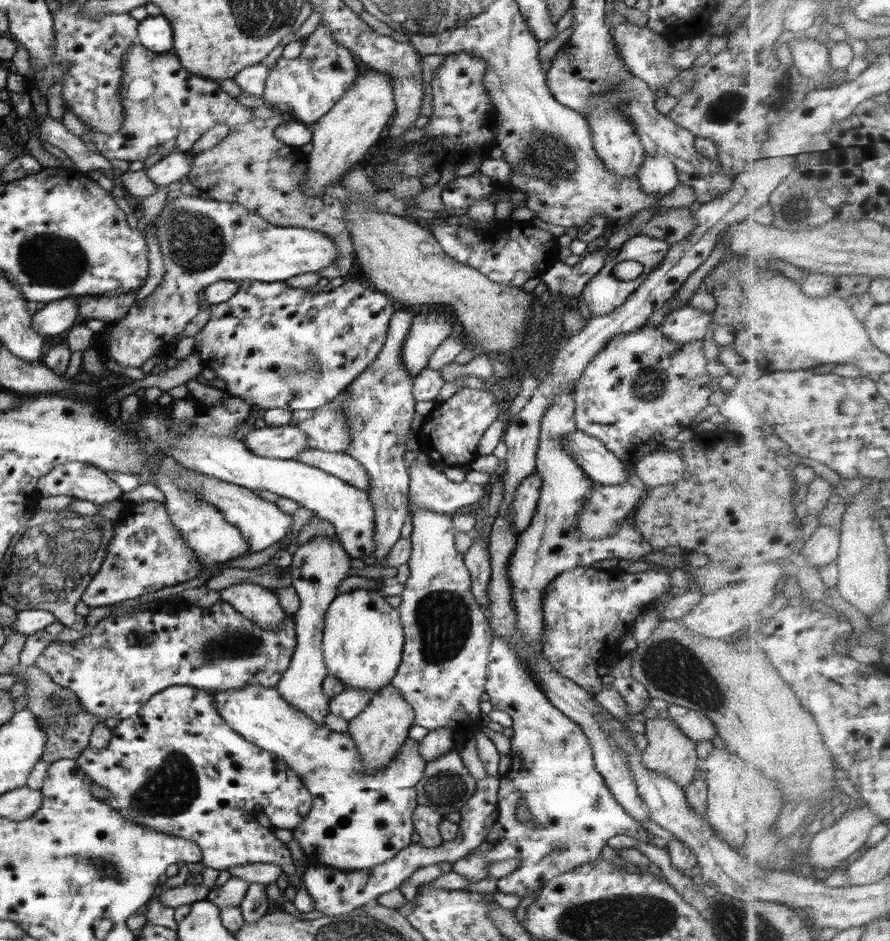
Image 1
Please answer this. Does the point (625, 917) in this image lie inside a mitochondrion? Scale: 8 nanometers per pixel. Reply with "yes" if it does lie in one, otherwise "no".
yes

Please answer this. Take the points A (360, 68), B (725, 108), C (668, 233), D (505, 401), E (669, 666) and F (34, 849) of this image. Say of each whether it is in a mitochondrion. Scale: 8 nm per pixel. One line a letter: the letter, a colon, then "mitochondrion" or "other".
A: other
B: mitochondrion
C: other
D: other
E: mitochondrion
F: other

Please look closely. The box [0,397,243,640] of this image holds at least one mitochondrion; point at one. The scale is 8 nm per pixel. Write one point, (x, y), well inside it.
(53, 560)

